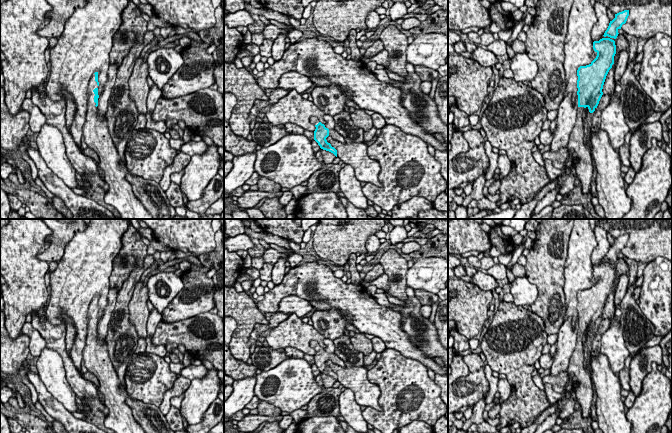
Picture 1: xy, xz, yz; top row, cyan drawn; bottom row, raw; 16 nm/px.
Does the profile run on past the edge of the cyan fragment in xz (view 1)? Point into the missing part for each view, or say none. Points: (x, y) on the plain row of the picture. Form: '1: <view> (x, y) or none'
1: xz (333, 357)

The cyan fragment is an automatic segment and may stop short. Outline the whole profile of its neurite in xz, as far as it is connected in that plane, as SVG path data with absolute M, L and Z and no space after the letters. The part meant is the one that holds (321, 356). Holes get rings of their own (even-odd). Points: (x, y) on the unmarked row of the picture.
M311 341L310 346L316 351L314 355L314 364L318 367L321 373L333 377L337 381L337 374L327 366L326 362L330 360L334 364L345 368L345 363L335 353L328 353L322 348L317 341Z

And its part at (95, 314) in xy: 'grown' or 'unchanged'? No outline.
grown

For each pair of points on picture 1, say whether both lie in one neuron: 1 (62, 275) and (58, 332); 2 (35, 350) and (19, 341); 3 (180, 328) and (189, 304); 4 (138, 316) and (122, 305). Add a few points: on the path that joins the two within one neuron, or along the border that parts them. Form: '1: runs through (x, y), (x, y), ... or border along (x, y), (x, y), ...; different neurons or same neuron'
1: border along (44, 315), (53, 324), (63, 323), (65, 325); different neurons
2: border along (24, 323), (22, 332), (29, 339), (30, 352); different neurons
3: border along (205, 312), (172, 322), (162, 321); different neurons
4: border along (134, 286), (128, 312), (129, 322), (137, 331); different neurons

